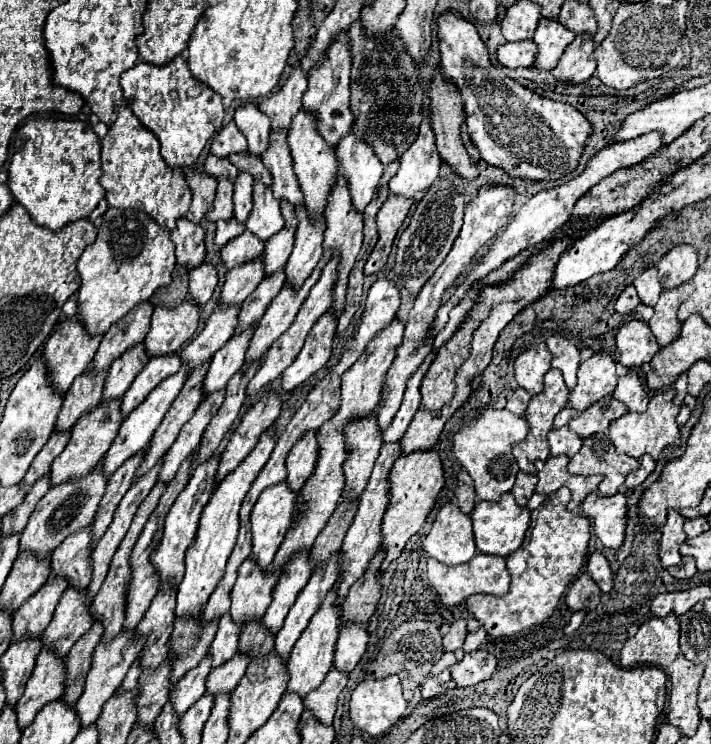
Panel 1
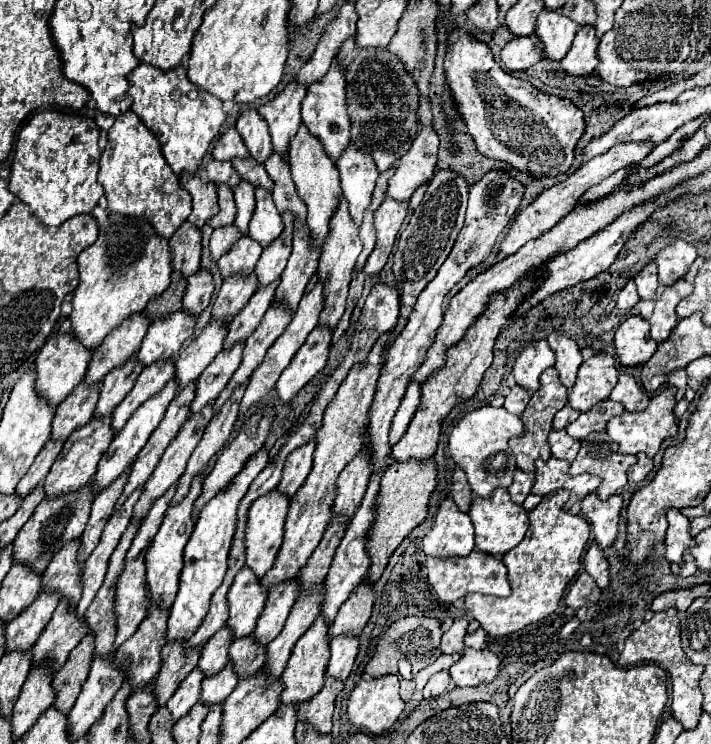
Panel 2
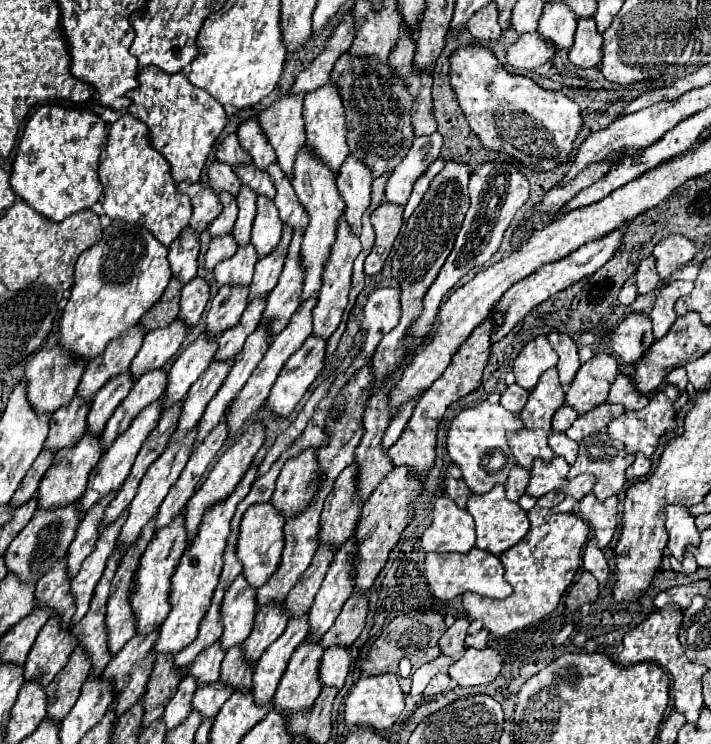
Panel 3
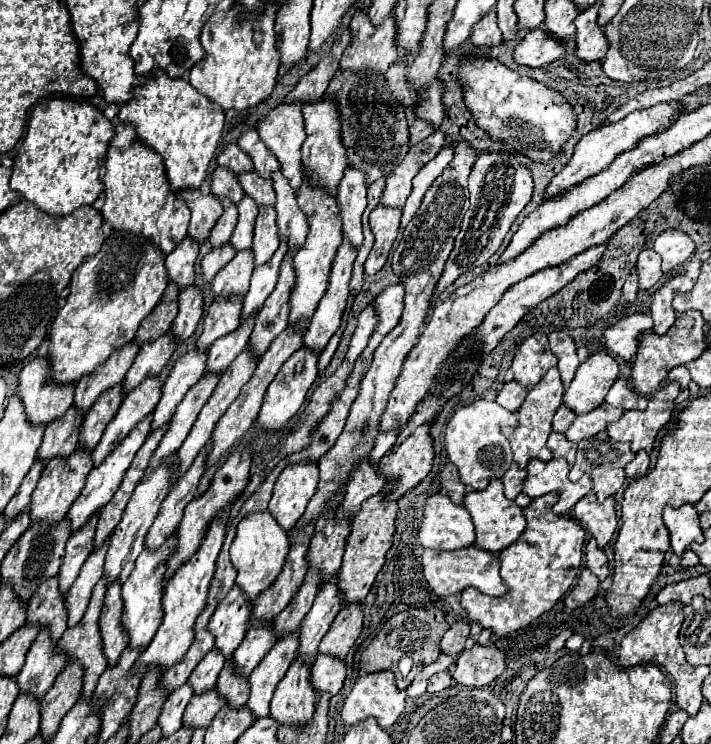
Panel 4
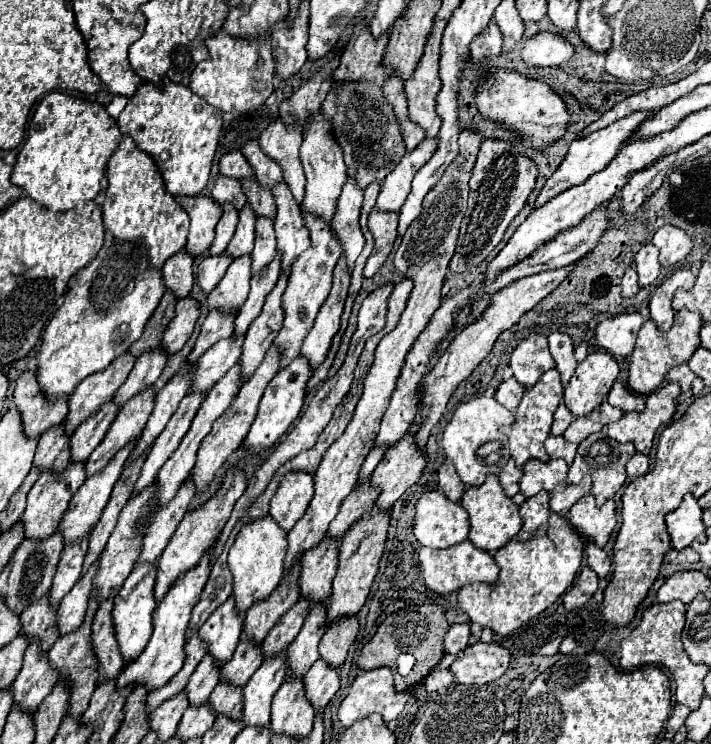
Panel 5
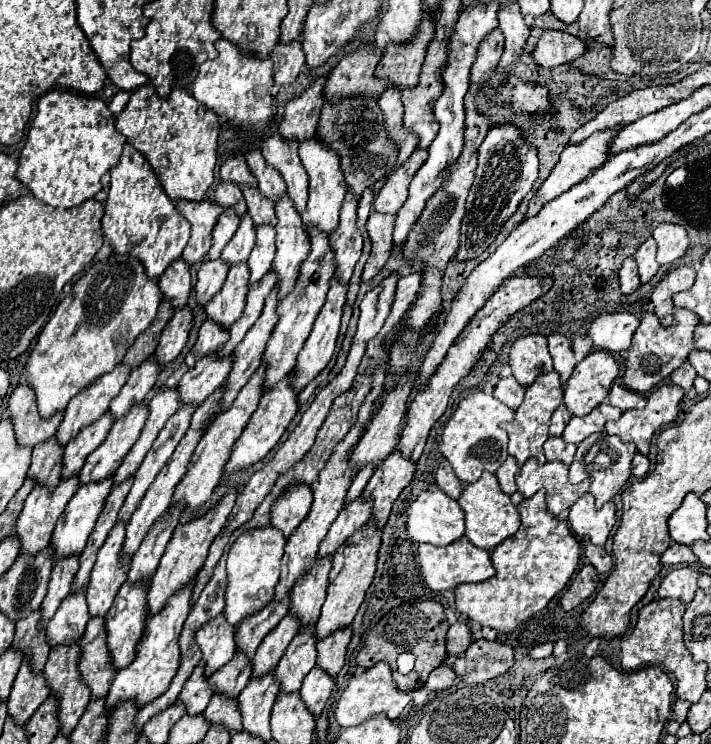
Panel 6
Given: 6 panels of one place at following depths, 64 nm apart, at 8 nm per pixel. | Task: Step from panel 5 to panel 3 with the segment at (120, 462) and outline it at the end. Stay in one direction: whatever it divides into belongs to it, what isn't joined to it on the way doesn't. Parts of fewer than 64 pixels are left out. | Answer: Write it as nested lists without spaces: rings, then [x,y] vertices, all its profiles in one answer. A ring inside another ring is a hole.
[[[160,396],[156,402],[148,404],[148,408],[144,408],[144,412],[140,412],[140,416],[136,416],[136,420],[128,426],[128,432],[124,432],[122,436],[118,436],[116,444],[112,444],[112,448],[108,448],[108,452],[104,452],[104,456],[98,462],[98,466],[92,470],[90,480],[88,480],[88,488],[86,488],[86,492],[84,492],[82,500],[80,500],[82,514],[86,514],[88,508],[92,504],[96,504],[102,496],[106,496],[112,490],[118,490],[120,484],[126,480],[126,476],[128,476],[128,472],[130,472],[130,468],[134,464],[134,458],[136,458],[140,446],[144,444],[144,440],[148,438],[148,434],[156,428],[158,420],[160,420],[160,414],[162,414],[160,412],[160,400],[164,400],[164,396]]]

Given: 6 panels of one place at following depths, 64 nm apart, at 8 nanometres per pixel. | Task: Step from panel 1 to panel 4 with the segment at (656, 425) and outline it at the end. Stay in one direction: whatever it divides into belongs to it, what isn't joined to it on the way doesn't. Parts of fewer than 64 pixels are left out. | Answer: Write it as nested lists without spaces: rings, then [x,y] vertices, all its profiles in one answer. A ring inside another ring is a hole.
[[[670,382],[650,398],[646,410],[624,412],[618,422],[608,424],[608,436],[618,442],[628,442],[632,452],[644,450],[650,454],[656,434],[672,420],[674,400],[678,394],[680,386],[676,382]]]

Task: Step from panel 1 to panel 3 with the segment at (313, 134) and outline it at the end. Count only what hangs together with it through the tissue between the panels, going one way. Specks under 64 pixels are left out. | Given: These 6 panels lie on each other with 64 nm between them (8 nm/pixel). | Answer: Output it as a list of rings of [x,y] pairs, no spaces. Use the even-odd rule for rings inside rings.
[[[300,148],[294,160],[292,186],[300,204],[306,208],[310,216],[310,224],[302,240],[302,264],[306,266],[306,282],[304,282],[304,292],[300,302],[304,302],[312,294],[318,294],[322,288],[322,268],[330,254],[330,246],[336,240],[336,226],[338,226],[338,218],[344,212],[344,200],[340,200],[340,192],[336,188],[336,176],[332,176],[332,172],[328,172],[328,168],[320,164],[320,160],[312,160],[312,156],[304,152],[304,148]]]

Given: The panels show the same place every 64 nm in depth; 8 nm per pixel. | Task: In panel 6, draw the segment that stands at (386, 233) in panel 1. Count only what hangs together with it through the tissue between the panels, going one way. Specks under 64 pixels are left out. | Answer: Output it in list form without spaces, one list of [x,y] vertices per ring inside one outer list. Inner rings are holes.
[[[370,212],[368,218],[368,234],[372,238],[372,252],[370,258],[366,262],[362,280],[370,280],[374,278],[380,268],[386,264],[386,260],[390,258],[392,252],[392,232],[394,232],[394,216],[392,214],[380,214],[380,212]]]

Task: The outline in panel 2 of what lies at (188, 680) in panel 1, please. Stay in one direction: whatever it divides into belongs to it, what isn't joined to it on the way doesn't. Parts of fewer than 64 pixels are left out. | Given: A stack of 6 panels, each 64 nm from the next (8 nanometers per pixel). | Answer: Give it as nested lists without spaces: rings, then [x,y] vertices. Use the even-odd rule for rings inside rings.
[[[196,668],[192,670],[182,682],[180,682],[180,688],[172,694],[172,698],[168,700],[168,708],[172,712],[172,718],[174,720],[180,720],[182,716],[188,714],[188,710],[200,700],[200,682],[202,682],[204,674]]]

